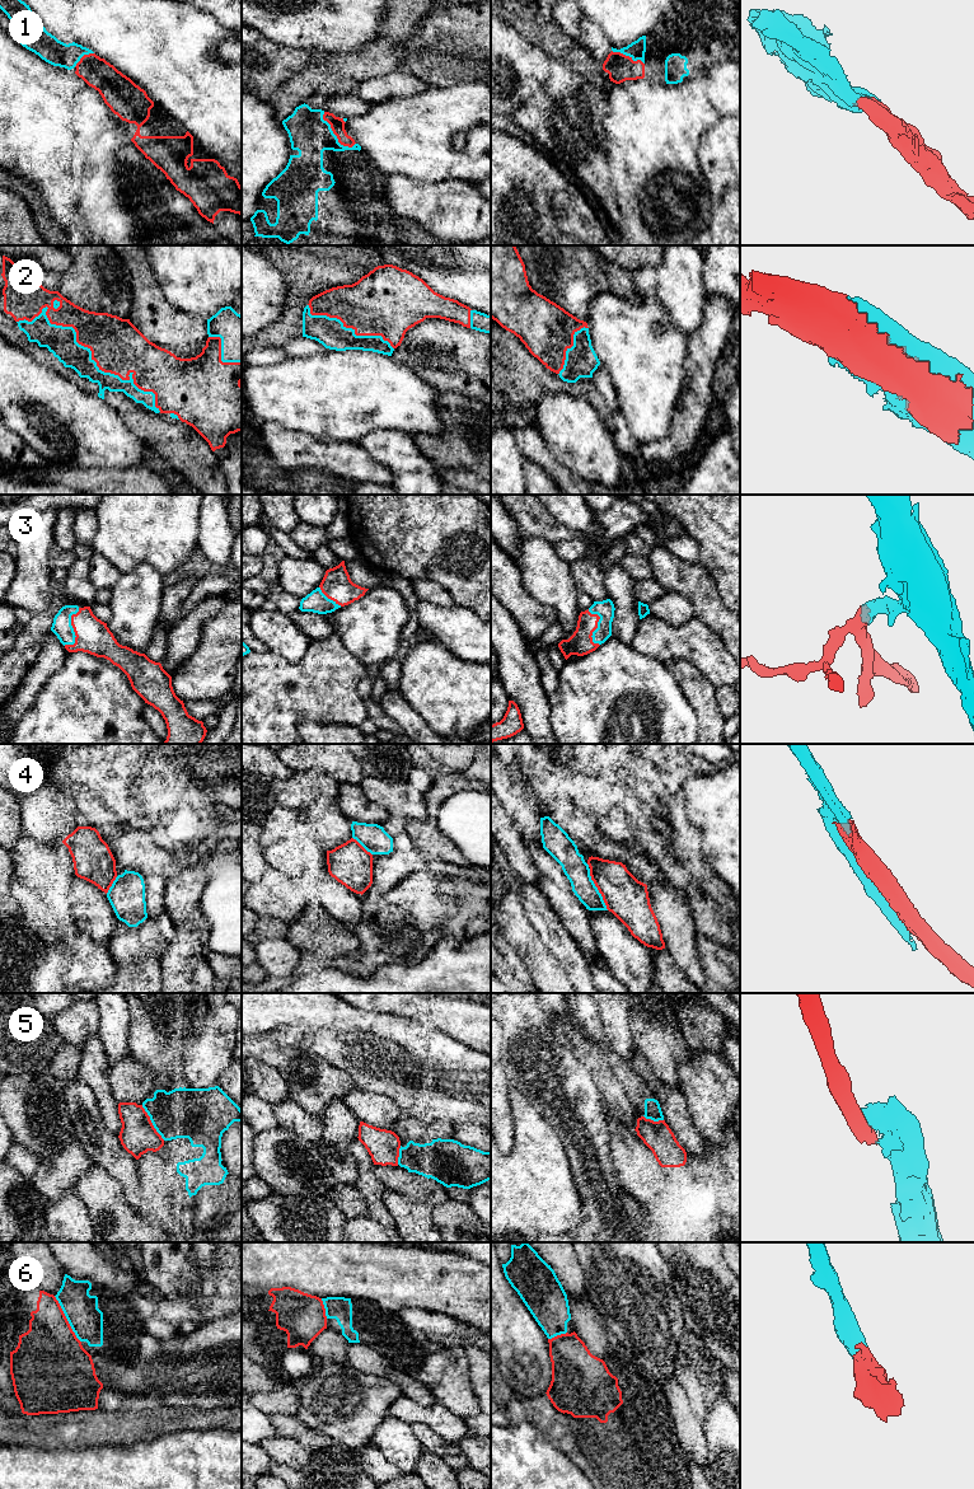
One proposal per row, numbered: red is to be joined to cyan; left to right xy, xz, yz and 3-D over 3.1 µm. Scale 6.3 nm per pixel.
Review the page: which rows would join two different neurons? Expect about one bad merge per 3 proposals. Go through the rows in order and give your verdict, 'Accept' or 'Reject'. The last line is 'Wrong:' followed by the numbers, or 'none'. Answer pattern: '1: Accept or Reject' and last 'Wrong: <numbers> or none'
1: Accept
2: Accept
3: Accept
4: Accept
5: Accept
6: Reject
Wrong: 6

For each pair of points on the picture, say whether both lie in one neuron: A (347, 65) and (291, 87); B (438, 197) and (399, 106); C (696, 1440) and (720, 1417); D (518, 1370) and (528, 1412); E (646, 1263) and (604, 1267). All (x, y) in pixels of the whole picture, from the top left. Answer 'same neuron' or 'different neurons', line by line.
A: same neuron
B: different neurons
C: different neurons
D: different neurons
E: same neuron

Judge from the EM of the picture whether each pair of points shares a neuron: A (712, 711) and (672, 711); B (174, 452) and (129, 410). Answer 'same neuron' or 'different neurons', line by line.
A: different neurons
B: same neuron

